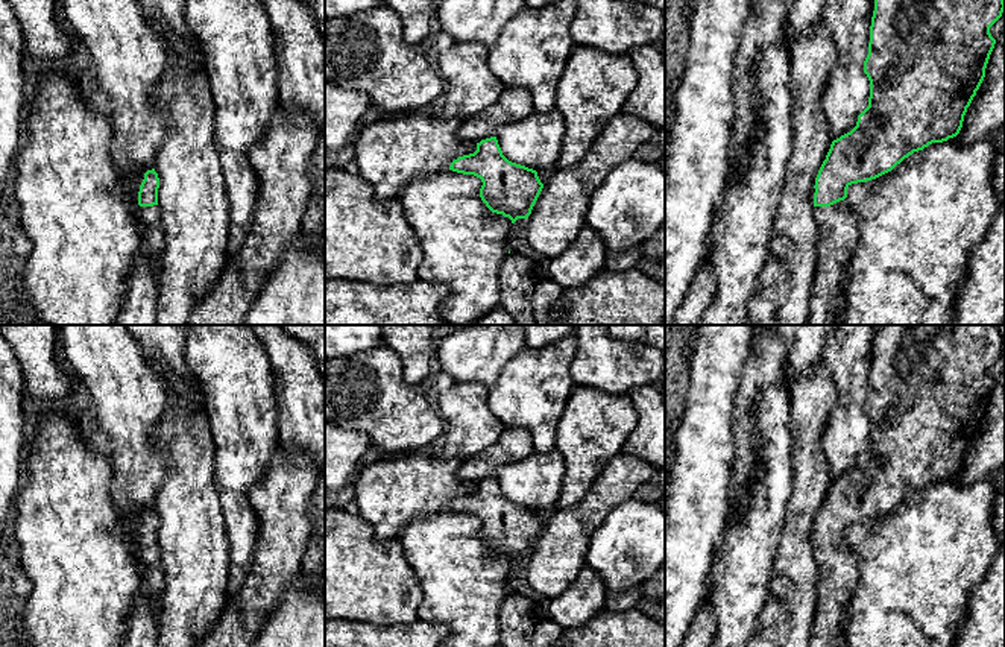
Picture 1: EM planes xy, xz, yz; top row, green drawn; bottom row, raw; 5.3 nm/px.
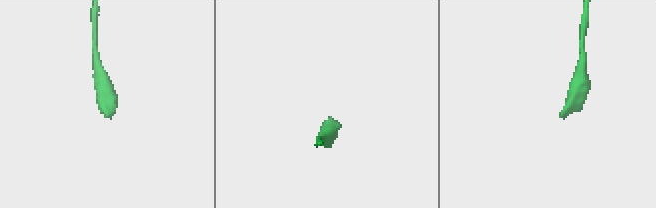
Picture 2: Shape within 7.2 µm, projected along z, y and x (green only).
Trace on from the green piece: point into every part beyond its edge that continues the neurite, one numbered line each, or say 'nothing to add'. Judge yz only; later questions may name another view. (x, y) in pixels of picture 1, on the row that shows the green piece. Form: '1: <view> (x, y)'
1: yz (837, 225)

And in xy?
1: xy (140, 304)

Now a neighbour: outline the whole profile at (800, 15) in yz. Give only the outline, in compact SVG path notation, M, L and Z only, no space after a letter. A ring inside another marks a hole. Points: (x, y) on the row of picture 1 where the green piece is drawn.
M783 0L785 29L783 46L791 50L792 44L805 35L811 35L823 11L826 0Z

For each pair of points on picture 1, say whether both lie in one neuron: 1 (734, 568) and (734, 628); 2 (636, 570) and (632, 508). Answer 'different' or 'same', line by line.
1: same
2: same

